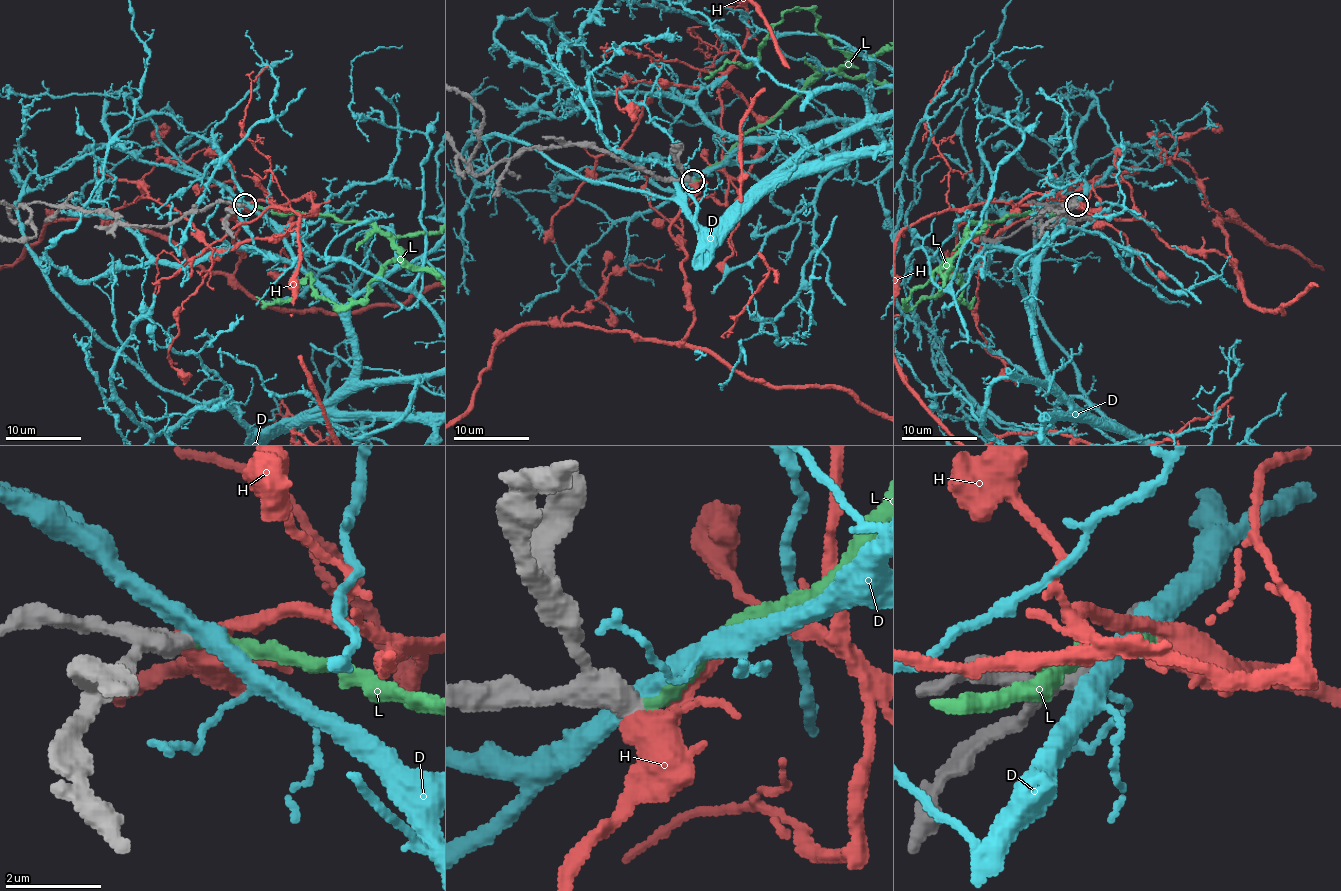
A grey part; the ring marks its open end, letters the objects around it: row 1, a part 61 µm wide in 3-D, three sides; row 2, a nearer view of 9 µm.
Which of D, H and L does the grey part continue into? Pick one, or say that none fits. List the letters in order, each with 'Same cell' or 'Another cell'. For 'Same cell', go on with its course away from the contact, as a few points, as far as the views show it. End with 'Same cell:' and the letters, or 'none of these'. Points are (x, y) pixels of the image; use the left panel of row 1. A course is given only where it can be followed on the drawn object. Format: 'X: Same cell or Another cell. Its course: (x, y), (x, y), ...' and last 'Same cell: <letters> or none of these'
D: Another cell
H: Another cell
L: Same cell
Same cell: L

